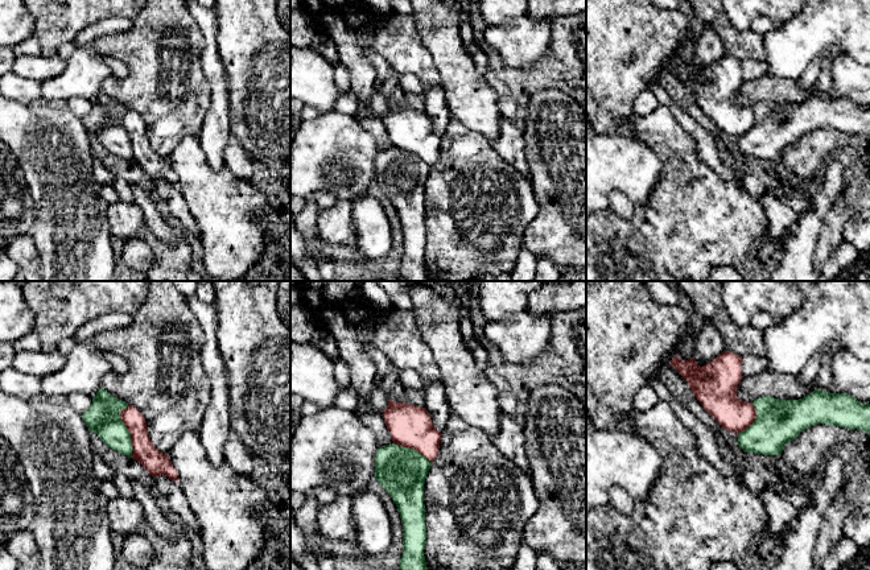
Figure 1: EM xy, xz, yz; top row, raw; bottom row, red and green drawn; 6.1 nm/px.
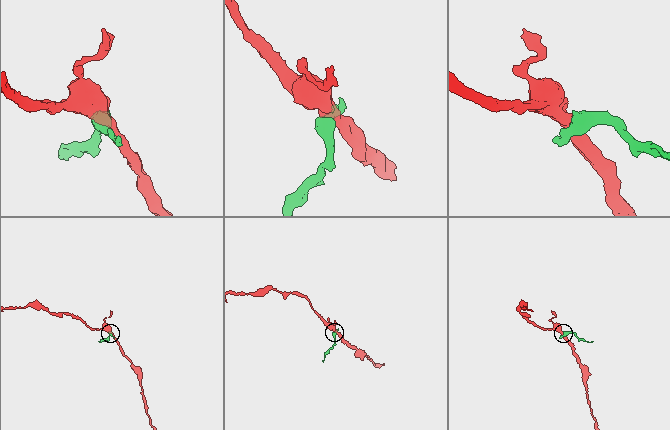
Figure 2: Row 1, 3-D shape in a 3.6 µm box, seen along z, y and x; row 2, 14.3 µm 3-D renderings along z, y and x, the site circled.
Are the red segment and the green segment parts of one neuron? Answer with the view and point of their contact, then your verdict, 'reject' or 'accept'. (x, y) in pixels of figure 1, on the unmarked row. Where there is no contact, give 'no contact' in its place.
xy (128, 135) | reject

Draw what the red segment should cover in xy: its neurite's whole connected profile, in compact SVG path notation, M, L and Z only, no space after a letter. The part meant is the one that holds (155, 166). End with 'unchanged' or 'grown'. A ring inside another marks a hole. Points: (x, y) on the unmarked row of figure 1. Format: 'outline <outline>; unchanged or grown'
outline M128 110L120 115L120 123L131 139L132 162L152 181L164 179L178 187L178 177L173 172L168 158L158 156L152 148L143 119L135 111Z; unchanged

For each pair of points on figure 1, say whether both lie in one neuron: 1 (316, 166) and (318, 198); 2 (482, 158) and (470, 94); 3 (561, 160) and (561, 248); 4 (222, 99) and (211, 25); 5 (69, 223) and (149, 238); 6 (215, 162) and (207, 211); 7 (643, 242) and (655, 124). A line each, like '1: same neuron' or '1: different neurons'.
1: different neurons
2: different neurons
3: same neuron
4: same neuron
5: different neurons
6: different neurons
7: same neuron

